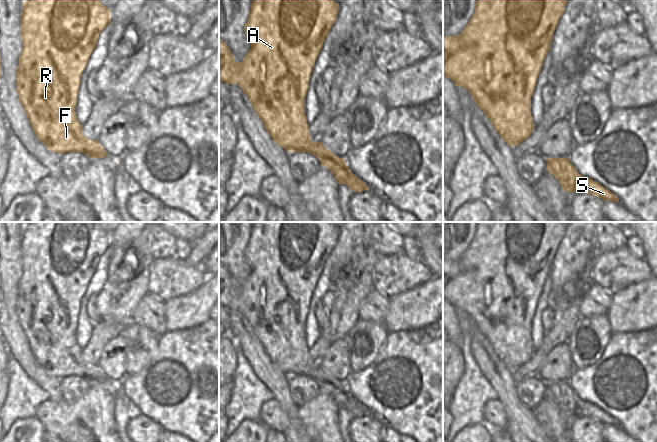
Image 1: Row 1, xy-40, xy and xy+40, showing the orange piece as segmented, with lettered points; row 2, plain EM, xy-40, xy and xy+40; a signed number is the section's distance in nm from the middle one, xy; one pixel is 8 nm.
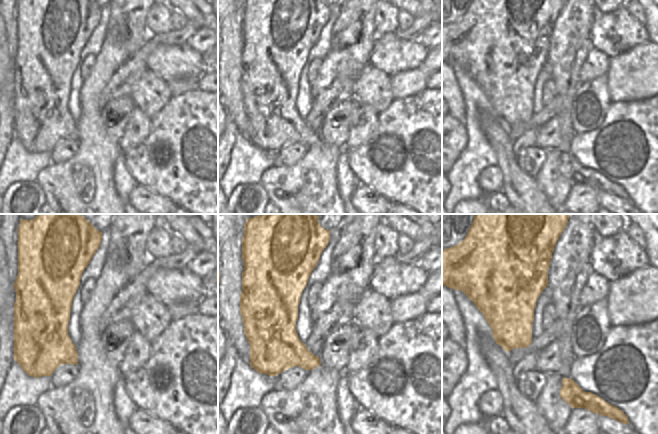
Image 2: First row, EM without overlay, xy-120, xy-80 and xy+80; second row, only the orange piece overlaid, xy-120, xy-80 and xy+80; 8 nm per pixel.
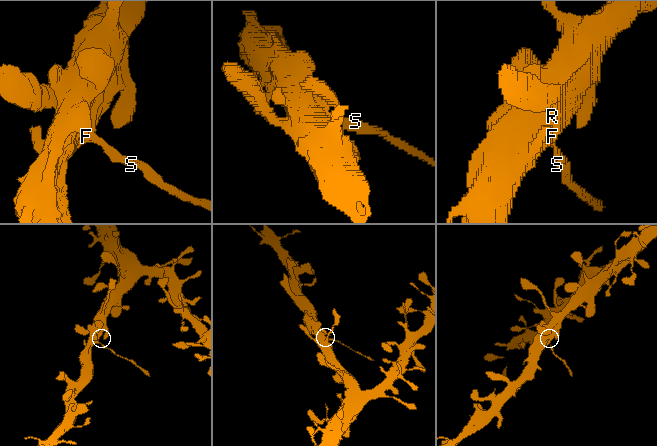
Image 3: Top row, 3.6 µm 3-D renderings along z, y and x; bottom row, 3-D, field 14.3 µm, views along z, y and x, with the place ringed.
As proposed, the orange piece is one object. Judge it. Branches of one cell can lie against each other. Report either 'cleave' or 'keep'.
cleave

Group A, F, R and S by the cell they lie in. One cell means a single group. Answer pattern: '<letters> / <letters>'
A F R / S

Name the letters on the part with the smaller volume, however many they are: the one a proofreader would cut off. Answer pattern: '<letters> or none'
S.

